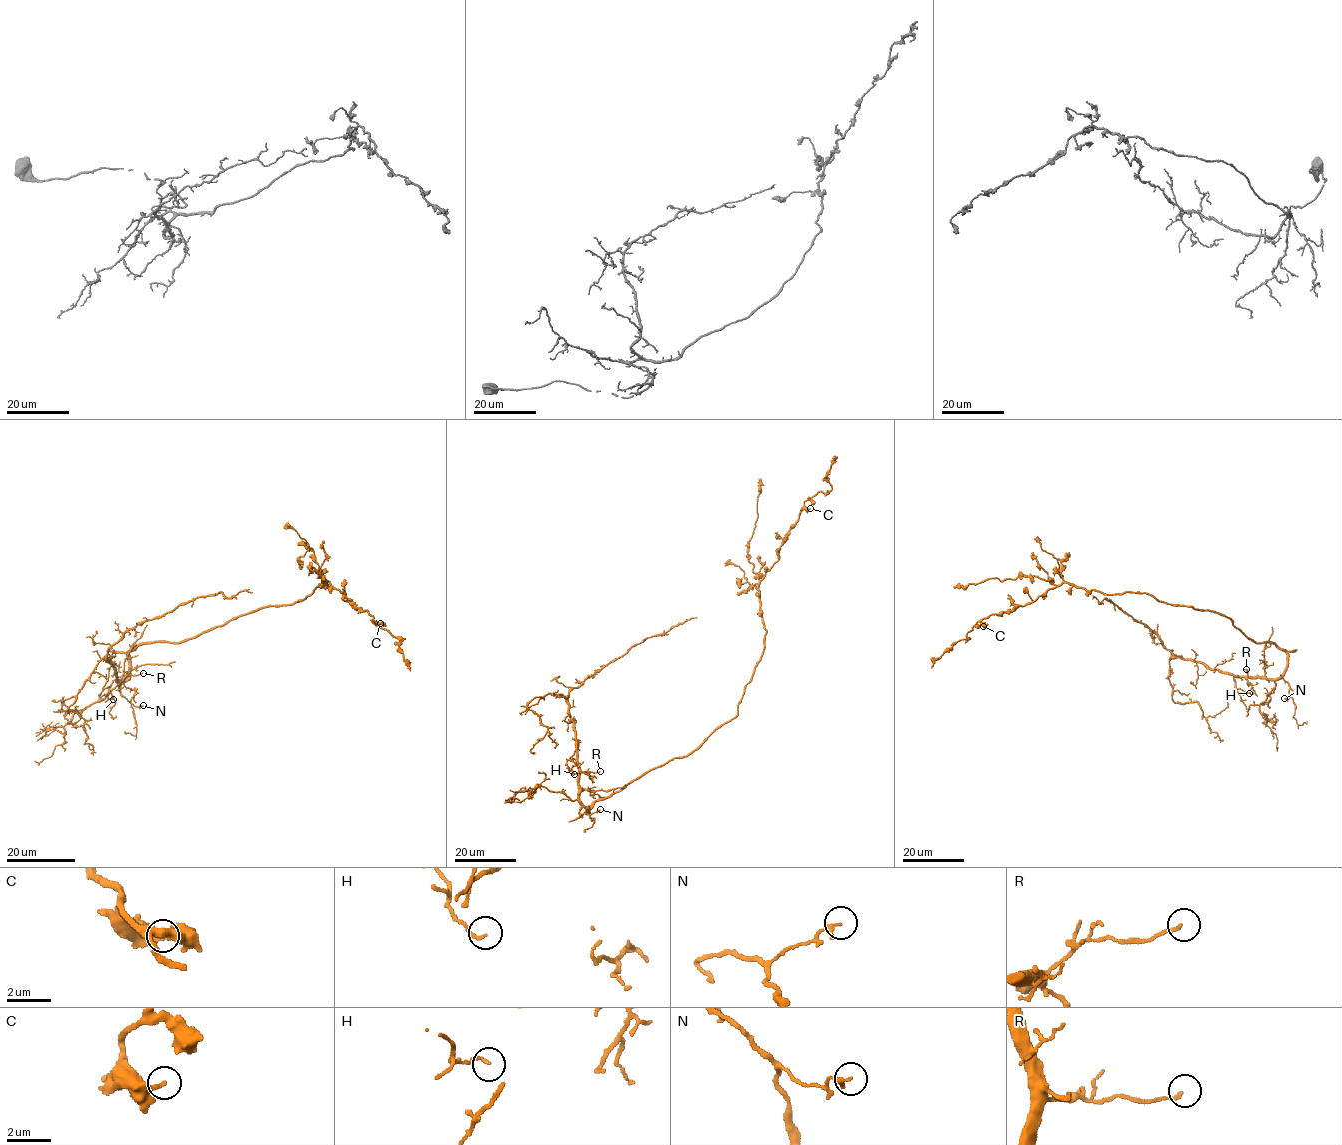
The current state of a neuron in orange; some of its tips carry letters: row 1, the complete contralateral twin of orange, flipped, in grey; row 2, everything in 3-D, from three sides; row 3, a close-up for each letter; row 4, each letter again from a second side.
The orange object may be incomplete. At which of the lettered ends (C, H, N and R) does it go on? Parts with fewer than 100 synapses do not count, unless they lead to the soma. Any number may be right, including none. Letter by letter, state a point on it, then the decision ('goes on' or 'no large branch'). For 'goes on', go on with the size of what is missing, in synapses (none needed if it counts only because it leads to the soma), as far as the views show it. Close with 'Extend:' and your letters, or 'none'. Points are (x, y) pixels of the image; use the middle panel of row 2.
C: at (810, 508); no large branch
H: at (574, 774); no large branch
N: at (600, 809); no large branch
R: at (600, 771); no large branch
Extend: none

